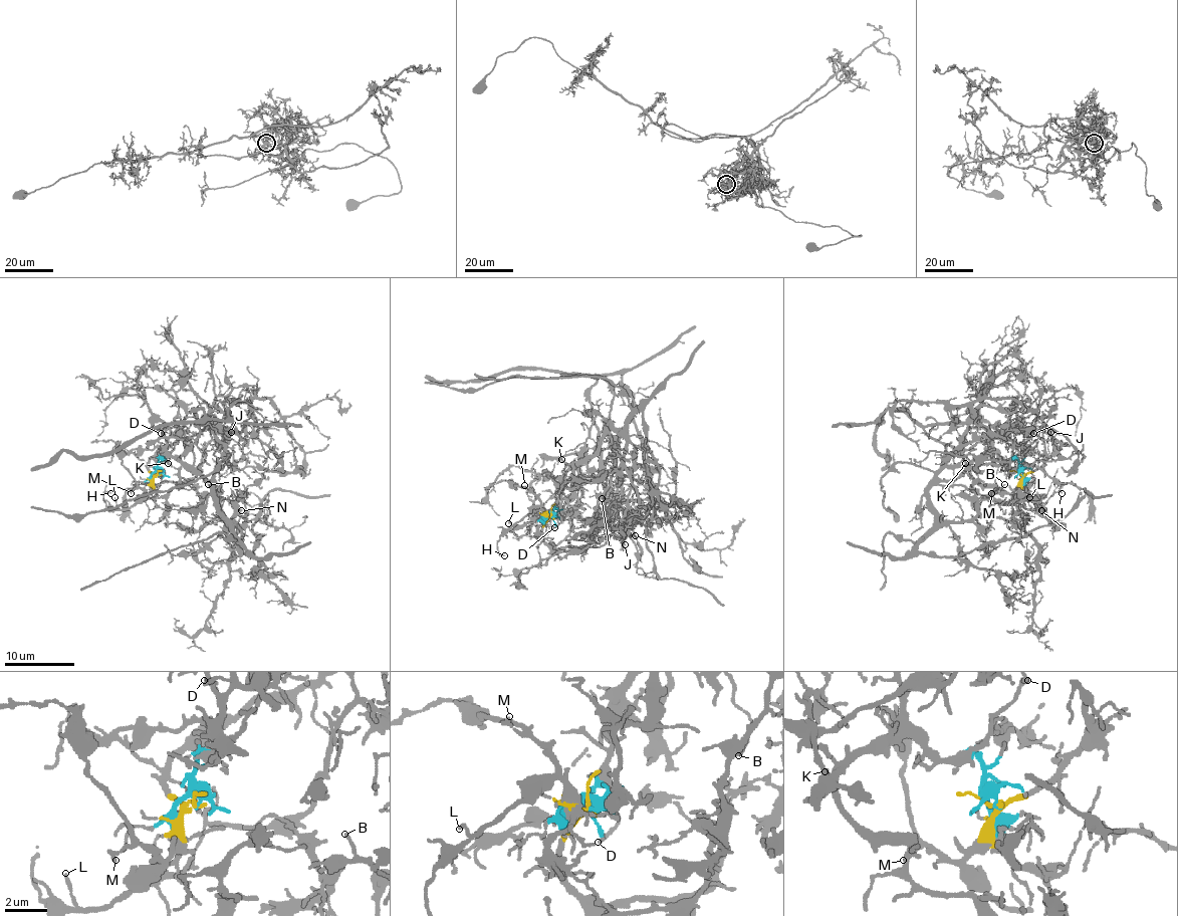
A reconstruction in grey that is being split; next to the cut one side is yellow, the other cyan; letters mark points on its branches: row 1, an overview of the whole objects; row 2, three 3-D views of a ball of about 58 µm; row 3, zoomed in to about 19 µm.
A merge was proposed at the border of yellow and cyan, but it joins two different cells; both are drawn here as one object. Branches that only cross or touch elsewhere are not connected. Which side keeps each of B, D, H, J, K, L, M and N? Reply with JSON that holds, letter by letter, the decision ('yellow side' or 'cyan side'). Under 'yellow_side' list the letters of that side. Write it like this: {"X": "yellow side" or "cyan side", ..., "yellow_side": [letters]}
{"B": "cyan side", "D": "cyan side", "H": "yellow side", "J": "yellow side", "K": "cyan side", "L": "yellow side", "M": "yellow side", "N": "cyan side", "yellow_side": ["H", "J", "L", "M"]}

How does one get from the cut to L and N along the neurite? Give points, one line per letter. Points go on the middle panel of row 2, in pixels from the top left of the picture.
L: (550, 511), (548, 516), (540, 508), (512, 525), (508, 523)
N: (550, 511), (562, 476), (598, 449), (608, 423), (625, 440), (625, 464), (632, 475), (622, 525), (636, 535)

